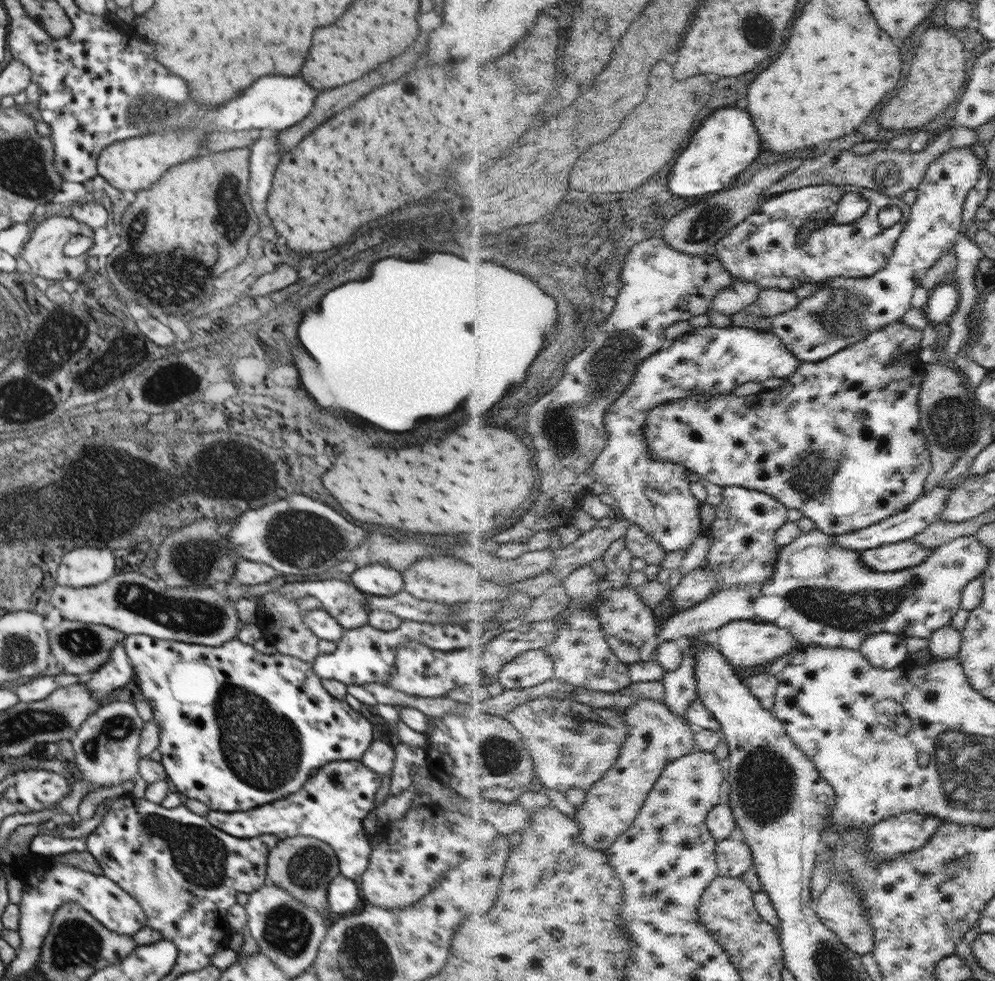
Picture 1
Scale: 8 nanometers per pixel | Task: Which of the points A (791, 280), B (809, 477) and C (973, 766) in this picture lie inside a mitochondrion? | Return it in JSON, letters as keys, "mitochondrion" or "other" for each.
{"A":"other","B":"mitochondrion","C":"mitochondrion"}

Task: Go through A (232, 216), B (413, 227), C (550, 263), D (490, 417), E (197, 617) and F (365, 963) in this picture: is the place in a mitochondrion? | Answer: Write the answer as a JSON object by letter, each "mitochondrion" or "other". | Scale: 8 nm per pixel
{"A":"mitochondrion","B":"mitochondrion","C":"mitochondrion","D":"other","E":"mitochondrion","F":"mitochondrion"}

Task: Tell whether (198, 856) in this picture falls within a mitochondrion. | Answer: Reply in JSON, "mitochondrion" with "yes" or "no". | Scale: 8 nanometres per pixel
{"mitochondrion":"yes"}

